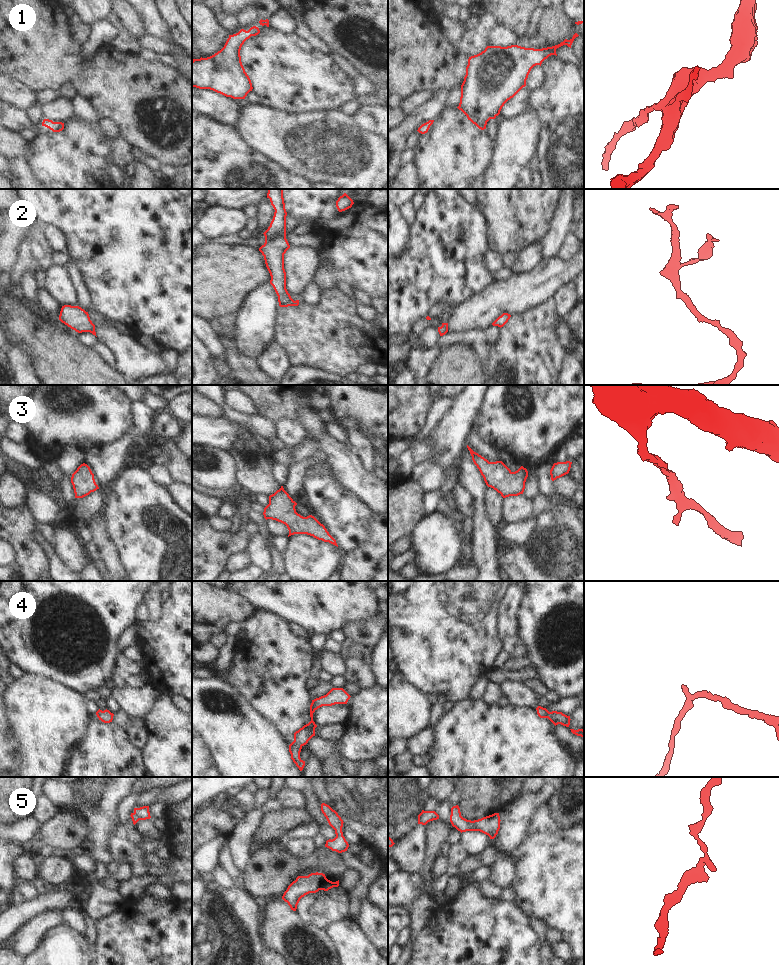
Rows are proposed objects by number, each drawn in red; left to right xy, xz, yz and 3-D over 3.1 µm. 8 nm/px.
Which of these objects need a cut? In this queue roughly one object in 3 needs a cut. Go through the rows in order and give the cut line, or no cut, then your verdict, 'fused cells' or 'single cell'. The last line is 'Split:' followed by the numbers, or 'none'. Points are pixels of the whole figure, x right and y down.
1: cut none; single cell
2: cut none; single cell
3: cut none; single cell
4: cut none; single cell
5: cut none; single cell
Split: none

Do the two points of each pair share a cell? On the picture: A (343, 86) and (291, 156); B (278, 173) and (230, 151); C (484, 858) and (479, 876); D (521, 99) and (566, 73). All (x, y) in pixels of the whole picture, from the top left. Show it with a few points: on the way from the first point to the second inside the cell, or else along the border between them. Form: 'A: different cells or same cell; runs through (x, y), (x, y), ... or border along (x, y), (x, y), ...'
A: different cells; border along (337, 109), (308, 110), (303, 112)
B: same cell; runs through (266, 171), (250, 171), (242, 163)
C: different cells; border along (490, 867), (481, 867), (467, 877)
D: different cells; border along (528, 91), (527, 108)

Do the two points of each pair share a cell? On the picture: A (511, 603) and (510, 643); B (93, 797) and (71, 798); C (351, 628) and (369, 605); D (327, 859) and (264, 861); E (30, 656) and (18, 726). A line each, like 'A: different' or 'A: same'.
A: same
B: different
C: different
D: same
E: different

